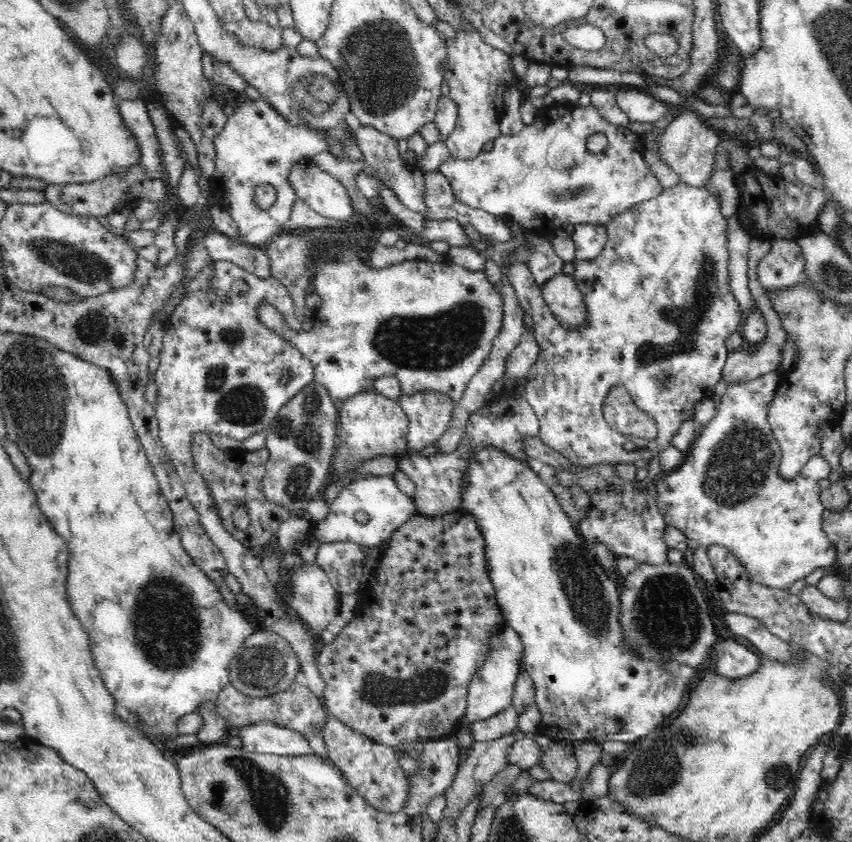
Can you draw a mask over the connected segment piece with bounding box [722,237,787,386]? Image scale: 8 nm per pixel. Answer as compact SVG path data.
M752 237L750 250L748 252L748 257L750 258L750 262L748 262L749 287L755 306L758 307L758 310L762 311L762 315L764 315L764 319L766 319L767 335L759 345L744 347L736 352L729 352L727 354L726 364L724 368L722 368L722 378L728 386L730 386L730 384L738 384L738 382L752 381L762 376L768 376L770 373L774 373L774 370L776 370L778 364L780 364L780 352L783 350L787 339L786 331L782 328L780 317L778 317L778 313L776 313L774 307L772 307L772 301L770 301L770 297L766 295L766 291L764 291L764 287L760 284L757 274L757 266L760 259L768 254L770 248L772 248L771 241L761 237Z

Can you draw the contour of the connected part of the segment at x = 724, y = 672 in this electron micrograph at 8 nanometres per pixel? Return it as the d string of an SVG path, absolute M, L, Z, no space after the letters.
M726 640L724 648L718 650L718 656L713 656L713 665L716 673L728 679L737 679L756 672L760 658L746 646L734 640Z

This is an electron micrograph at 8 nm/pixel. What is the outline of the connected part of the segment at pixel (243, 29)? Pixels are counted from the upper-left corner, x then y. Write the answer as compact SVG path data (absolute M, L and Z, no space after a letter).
M244 17L241 21L221 21L226 31L240 39L242 45L273 51L283 46L281 27L268 24L263 18L254 21Z

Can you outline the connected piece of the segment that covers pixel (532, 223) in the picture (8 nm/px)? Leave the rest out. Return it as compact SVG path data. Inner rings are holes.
M556 102L554 106L540 110L534 122L525 126L520 134L501 135L494 141L494 148L490 151L482 151L470 160L461 160L451 154L440 166L439 172L442 172L452 185L452 191L458 201L472 208L485 210L494 216L507 215L511 222L516 222L528 232L548 239L564 224L606 225L631 206L656 198L664 187L644 160L645 150L642 137L627 127L610 124L594 106L579 108ZM596 133L604 134L608 139L606 149L597 154L589 152L586 147L588 138ZM574 136L578 138L576 166L570 166L570 170L562 170L562 166L558 166L556 162L556 156L560 154L560 150L564 152L564 146L568 148L568 140L572 140Z

